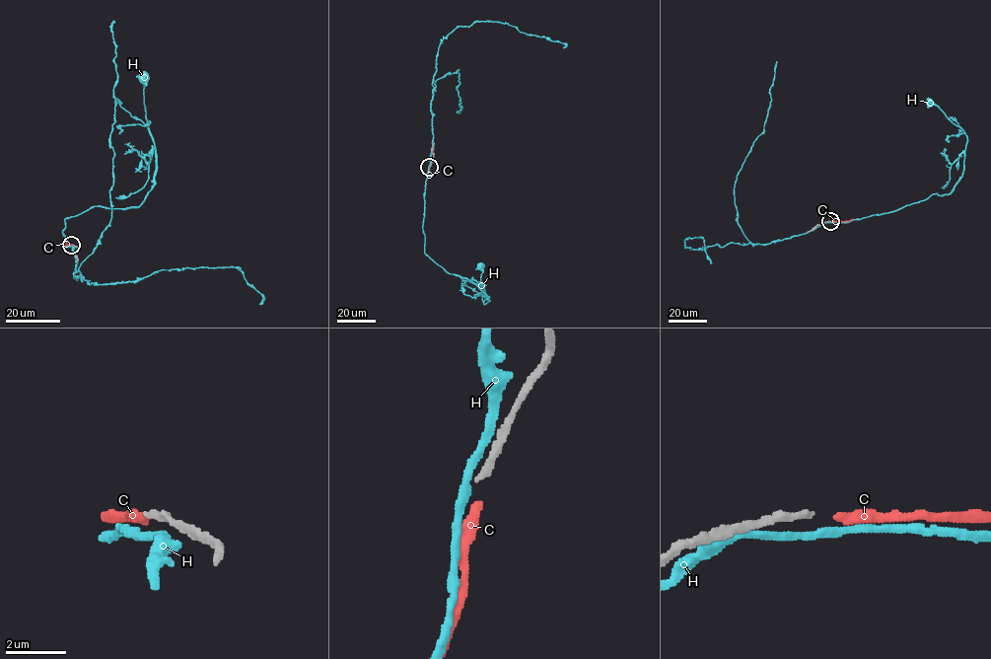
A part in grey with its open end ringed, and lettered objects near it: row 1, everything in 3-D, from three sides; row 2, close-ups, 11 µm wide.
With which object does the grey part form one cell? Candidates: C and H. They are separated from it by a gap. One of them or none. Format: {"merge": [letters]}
{"merge": ["C"]}

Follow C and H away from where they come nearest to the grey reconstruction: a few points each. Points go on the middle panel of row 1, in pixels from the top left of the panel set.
C: (429, 168), (424, 188)
H: (429, 167), (424, 197), (424, 253), (446, 271), (476, 284), (489, 300), (485, 303), (482, 301), (481, 266)

